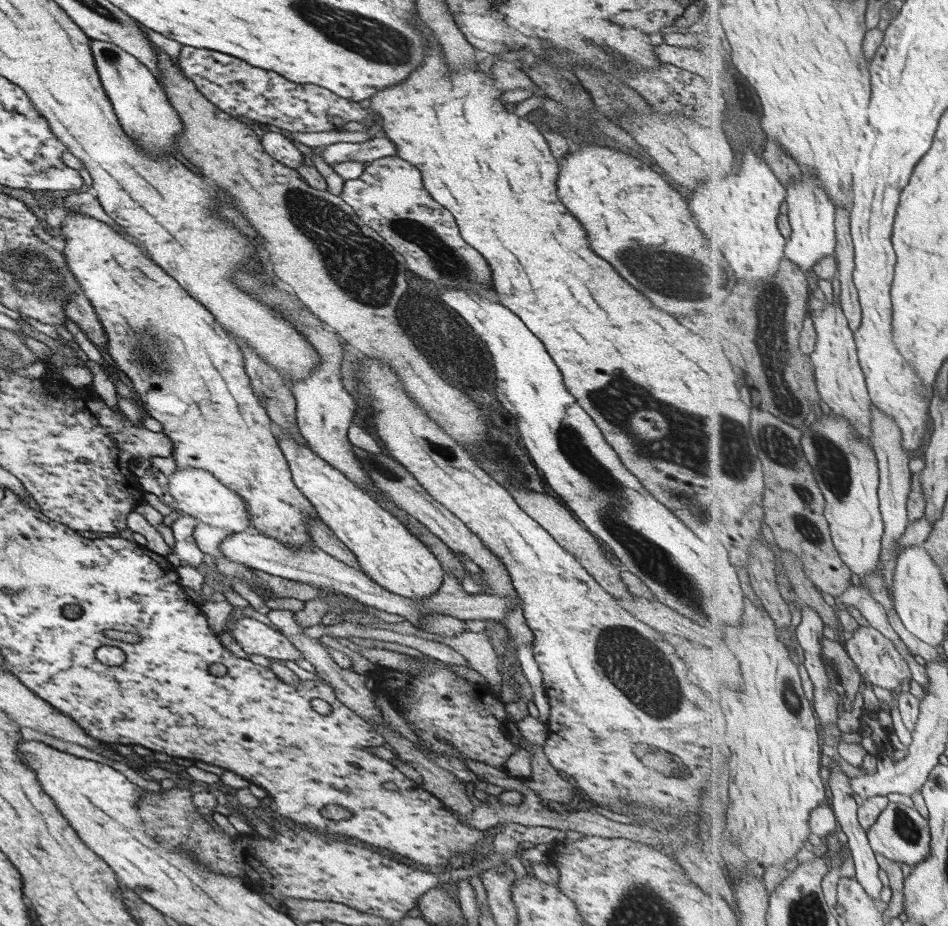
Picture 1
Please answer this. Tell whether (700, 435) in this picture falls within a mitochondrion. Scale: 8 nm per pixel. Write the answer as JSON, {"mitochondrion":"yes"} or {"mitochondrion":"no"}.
{"mitochondrion":"yes"}

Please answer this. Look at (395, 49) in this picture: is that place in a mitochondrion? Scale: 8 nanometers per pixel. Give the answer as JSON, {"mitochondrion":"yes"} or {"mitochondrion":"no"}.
{"mitochondrion":"yes"}

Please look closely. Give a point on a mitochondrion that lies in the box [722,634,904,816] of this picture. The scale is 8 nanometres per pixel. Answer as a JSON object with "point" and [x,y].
{"point":[788,695]}

